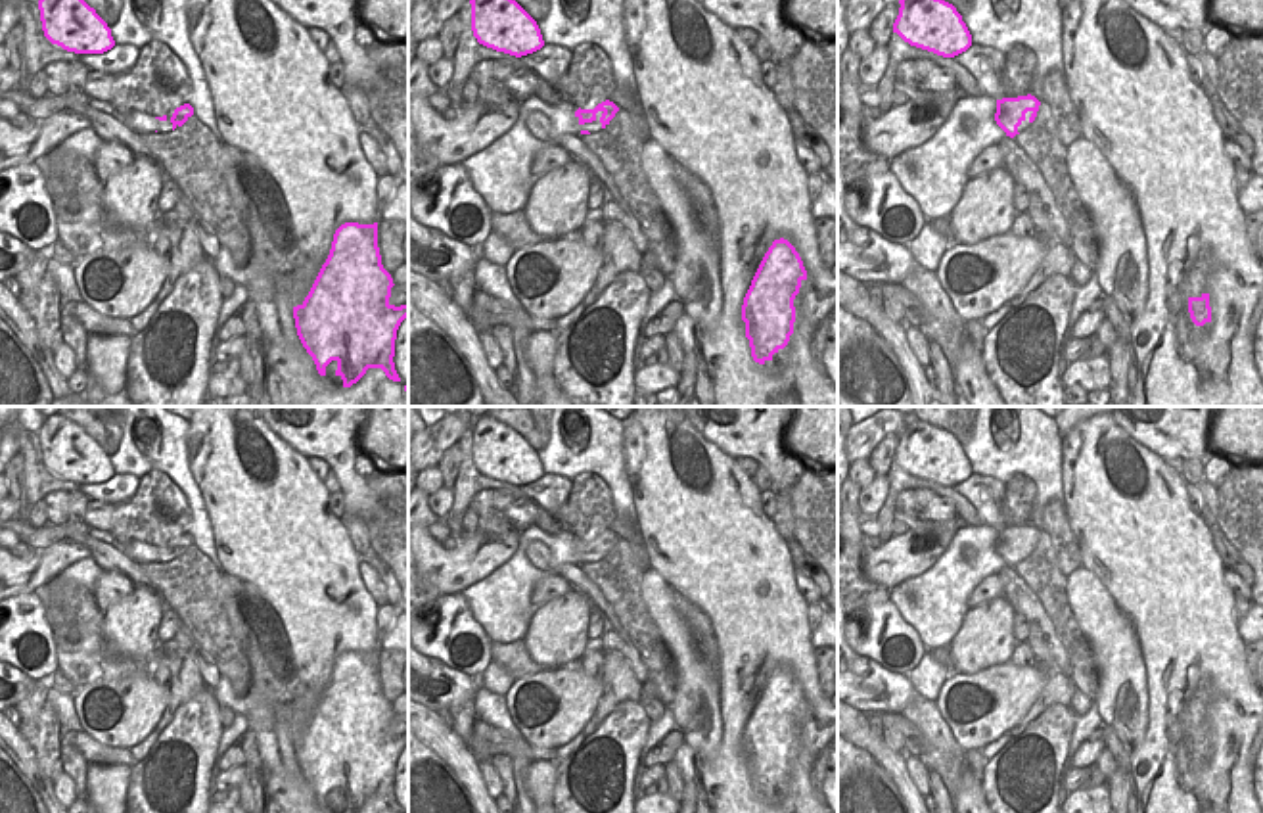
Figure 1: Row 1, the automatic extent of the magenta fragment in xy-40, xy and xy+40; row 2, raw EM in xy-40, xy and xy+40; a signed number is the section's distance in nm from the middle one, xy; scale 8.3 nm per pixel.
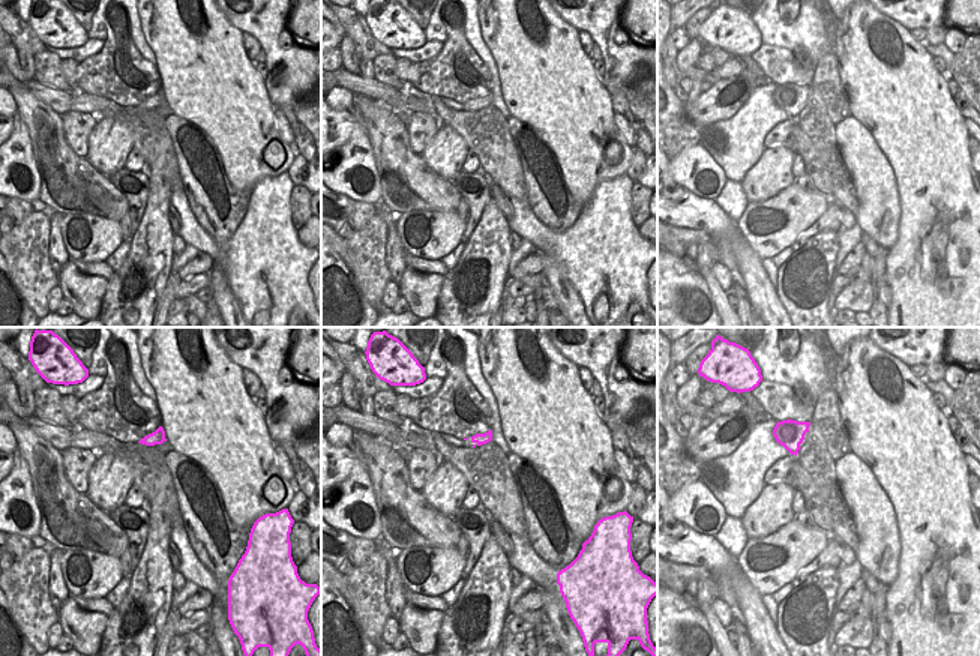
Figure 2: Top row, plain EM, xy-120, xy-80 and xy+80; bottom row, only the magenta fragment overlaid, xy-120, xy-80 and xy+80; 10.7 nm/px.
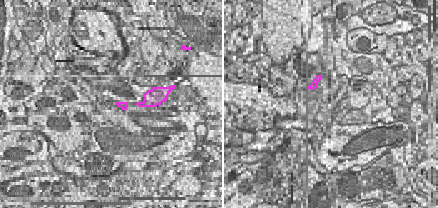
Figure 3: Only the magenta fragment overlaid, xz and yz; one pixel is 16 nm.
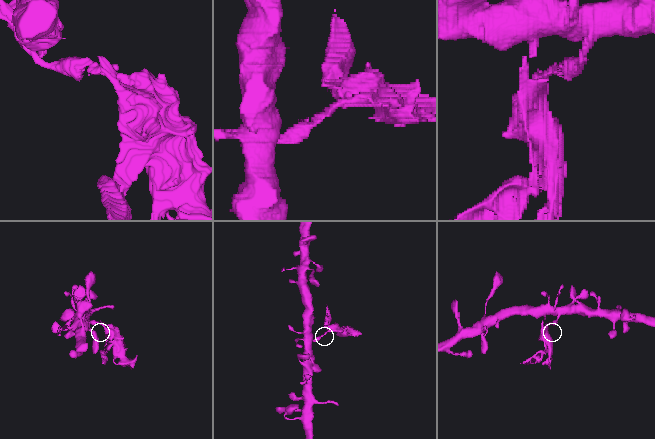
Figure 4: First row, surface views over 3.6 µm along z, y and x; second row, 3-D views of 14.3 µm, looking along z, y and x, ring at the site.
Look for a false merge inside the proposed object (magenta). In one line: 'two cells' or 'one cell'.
two cells

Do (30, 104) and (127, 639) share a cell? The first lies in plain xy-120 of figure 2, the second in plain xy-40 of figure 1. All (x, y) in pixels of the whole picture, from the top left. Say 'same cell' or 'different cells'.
different cells

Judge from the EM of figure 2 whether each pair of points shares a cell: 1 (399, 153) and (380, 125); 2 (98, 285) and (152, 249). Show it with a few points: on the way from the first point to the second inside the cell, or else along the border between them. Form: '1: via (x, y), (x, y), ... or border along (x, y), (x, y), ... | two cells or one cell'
1: via (392, 146), (387, 132) | one cell
2: border along (108, 279), (99, 311) | two cells

